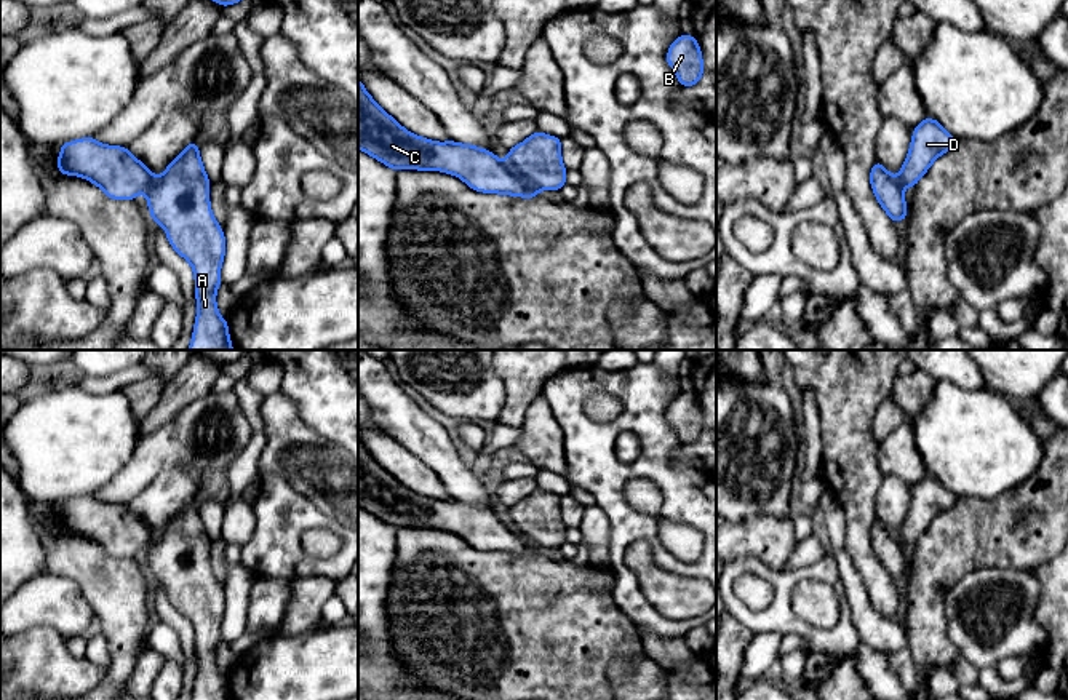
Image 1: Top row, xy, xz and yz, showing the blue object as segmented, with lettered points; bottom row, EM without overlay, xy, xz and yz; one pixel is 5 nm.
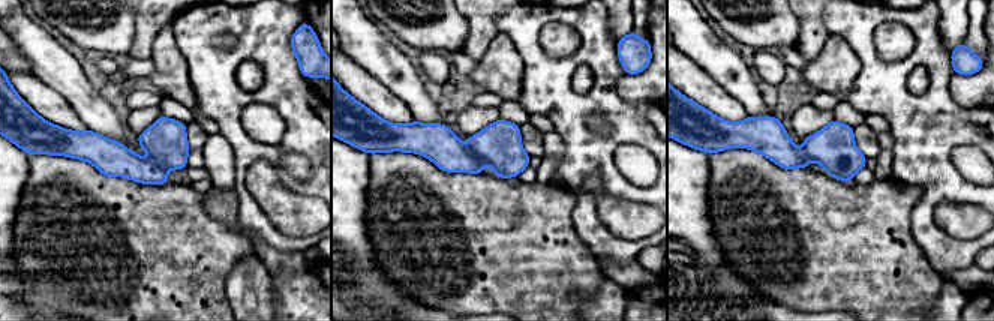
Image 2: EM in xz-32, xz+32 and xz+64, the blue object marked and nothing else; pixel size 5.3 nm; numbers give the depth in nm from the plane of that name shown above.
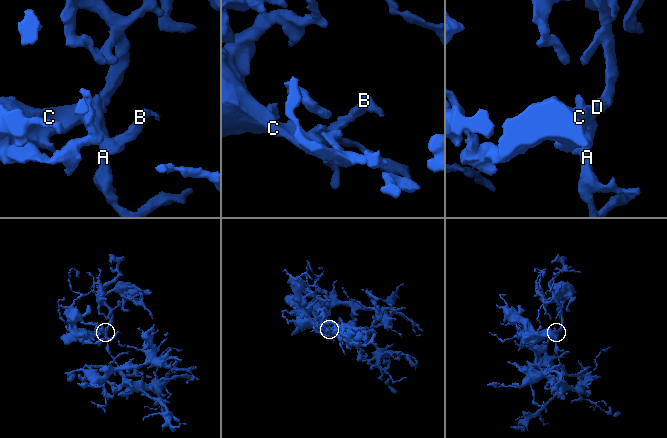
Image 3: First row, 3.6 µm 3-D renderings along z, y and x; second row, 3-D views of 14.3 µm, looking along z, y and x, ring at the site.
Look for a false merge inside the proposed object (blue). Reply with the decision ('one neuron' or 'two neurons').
one neuron

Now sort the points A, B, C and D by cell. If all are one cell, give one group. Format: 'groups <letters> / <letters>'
groups A B C D

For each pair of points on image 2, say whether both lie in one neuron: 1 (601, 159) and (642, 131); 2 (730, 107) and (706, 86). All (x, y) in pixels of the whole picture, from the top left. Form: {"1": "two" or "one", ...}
{"1": "one", "2": "one"}

